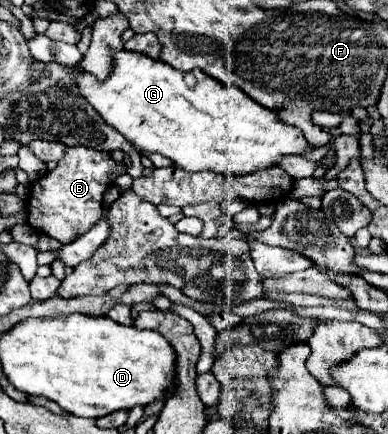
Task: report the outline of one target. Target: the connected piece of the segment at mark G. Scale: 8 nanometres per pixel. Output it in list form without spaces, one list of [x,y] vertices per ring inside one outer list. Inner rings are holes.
[[[115,50],[113,68],[105,80],[95,78],[91,72],[81,66],[73,68],[73,80],[77,82],[79,92],[91,102],[91,106],[103,116],[107,124],[117,128],[137,150],[159,152],[173,160],[175,166],[185,168],[189,172],[211,170],[221,174],[249,174],[253,170],[273,166],[283,154],[301,154],[307,152],[309,146],[303,138],[303,132],[295,126],[283,124],[277,116],[253,102],[247,94],[237,90],[235,86],[221,86],[215,78],[209,78],[201,70],[191,70],[189,74],[175,70],[167,62],[159,62],[149,58],[147,54]]]

